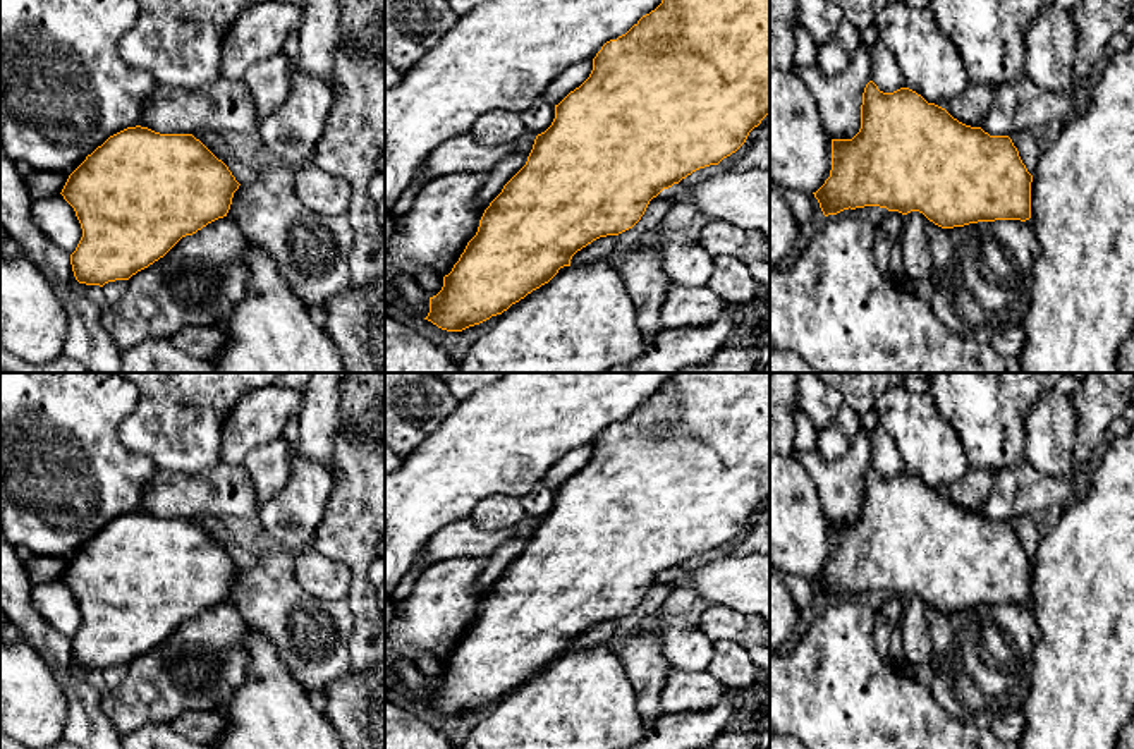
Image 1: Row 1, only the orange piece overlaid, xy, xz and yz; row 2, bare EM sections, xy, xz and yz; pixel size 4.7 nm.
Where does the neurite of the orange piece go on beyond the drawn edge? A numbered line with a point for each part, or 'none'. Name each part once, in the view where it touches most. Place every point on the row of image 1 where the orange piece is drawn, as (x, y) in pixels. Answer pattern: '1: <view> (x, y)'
none

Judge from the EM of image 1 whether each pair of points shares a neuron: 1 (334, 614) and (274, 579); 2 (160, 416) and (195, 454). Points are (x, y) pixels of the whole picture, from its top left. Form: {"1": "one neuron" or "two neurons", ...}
{"1": "one neuron", "2": "one neuron"}

